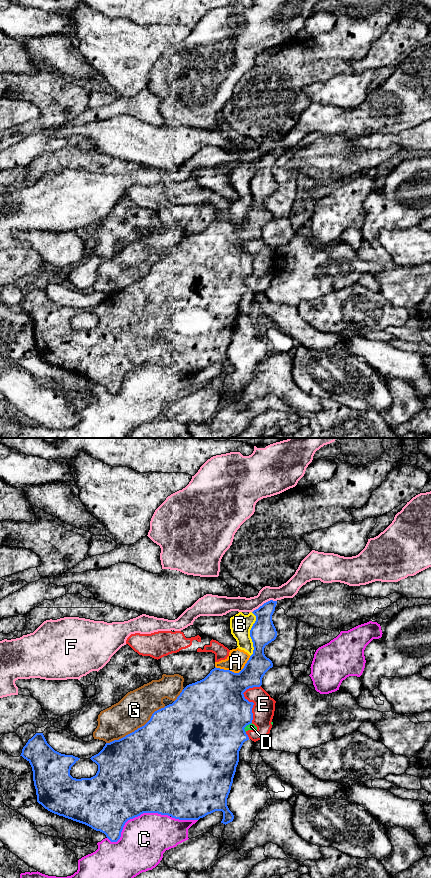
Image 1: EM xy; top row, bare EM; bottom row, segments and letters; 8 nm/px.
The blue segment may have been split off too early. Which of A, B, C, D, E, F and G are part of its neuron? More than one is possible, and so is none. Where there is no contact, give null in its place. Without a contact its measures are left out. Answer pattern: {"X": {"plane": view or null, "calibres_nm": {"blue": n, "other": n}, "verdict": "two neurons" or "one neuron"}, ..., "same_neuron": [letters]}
{"A": {"plane": "xy", "calibres_nm": {"blue": 420, "other": 160}, "verdict": "two neurons"}, "B": {"plane": "xy", "calibres_nm": {"blue": 200, "other": 170}, "verdict": "two neurons"}, "C": {"plane": "xy", "calibres_nm": {"blue": 500, "other": 380}, "verdict": "two neurons"}, "D": {"plane": "xy", "calibres_nm": {"blue": 500, "other": 50}, "verdict": "two neurons"}, "E": {"plane": "xy", "calibres_nm": {"blue": 480, "other": 180}, "verdict": "two neurons"}, "F": {"plane": "xy", "calibres_nm": {"blue": 200, "other": 130}, "verdict": "two neurons"}, "G": {"plane": "xy", "calibres_nm": {"blue": 500, "other": 280}, "verdict": "two neurons"}, "same_neuron": []}

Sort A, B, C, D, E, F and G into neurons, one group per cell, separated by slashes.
A B / C / D E / F / G

